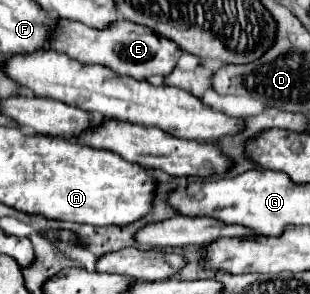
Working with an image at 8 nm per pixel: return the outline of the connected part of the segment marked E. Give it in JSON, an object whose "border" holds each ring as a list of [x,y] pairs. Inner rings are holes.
{"border":[[[60,19],[56,33],[52,35],[52,47],[60,53],[70,55],[70,59],[76,59],[80,63],[98,63],[104,67],[110,67],[118,75],[128,75],[134,79],[148,79],[150,75],[168,77],[182,55],[182,49],[162,35],[154,33],[152,29],[144,25],[136,25],[132,21],[116,21],[104,31],[96,31],[88,25],[82,25],[78,21]]]}

